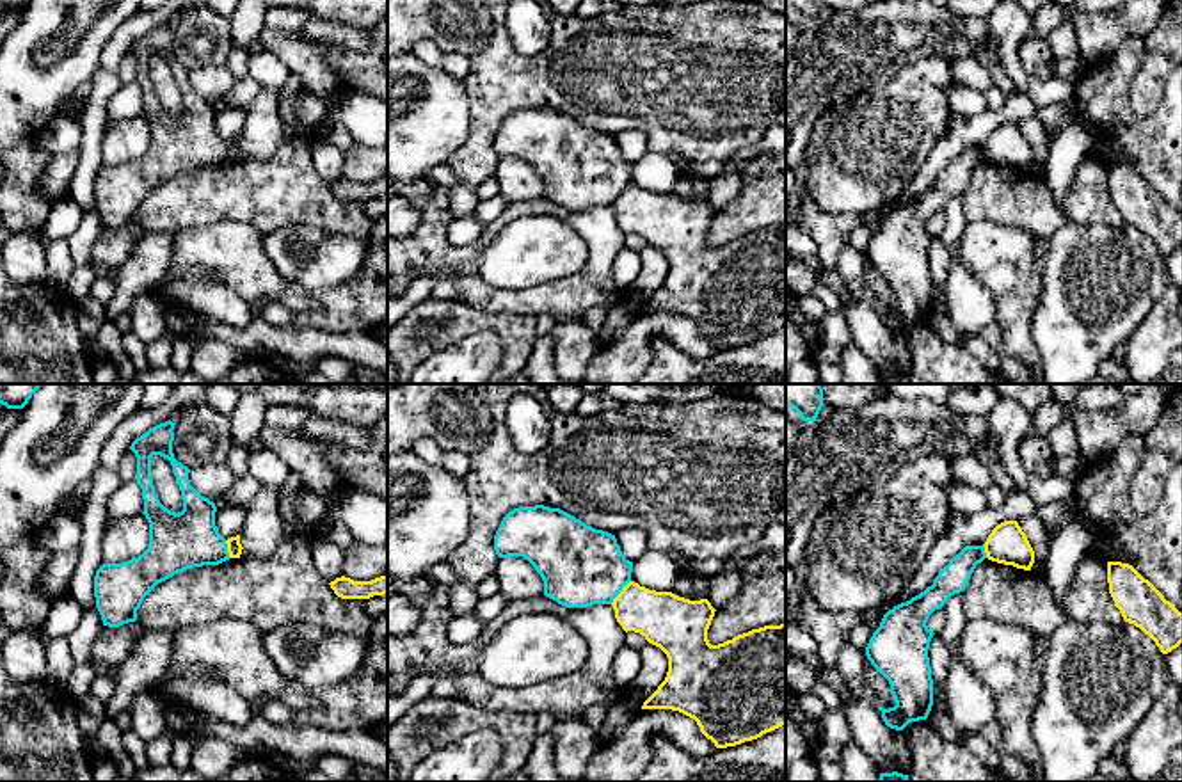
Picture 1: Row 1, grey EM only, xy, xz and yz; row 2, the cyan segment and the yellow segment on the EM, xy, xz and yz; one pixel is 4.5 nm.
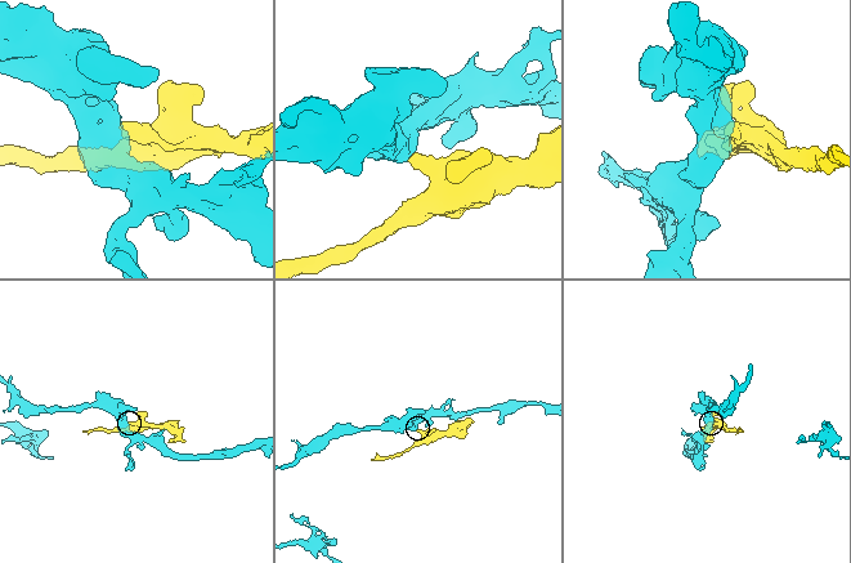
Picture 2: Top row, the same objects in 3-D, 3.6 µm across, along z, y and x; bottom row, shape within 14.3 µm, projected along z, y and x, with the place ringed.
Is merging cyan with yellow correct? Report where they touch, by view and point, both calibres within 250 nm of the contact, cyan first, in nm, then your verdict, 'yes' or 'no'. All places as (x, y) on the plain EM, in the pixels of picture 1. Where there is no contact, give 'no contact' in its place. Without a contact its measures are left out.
xz (621, 192) | 360/260 nm | no

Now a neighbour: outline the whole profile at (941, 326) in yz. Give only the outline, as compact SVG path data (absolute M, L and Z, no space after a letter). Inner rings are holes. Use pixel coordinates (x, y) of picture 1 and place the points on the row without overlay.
M930 313L930 316L928 316L926 322L931 327L931 331L937 336L940 336L942 339L951 341L951 343L962 343L962 345L965 345L963 338L954 332L951 322L946 316L938 316L935 313Z

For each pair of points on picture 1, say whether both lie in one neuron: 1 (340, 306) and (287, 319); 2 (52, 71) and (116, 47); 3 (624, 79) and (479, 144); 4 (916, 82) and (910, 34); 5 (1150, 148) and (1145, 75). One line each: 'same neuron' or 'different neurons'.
1: same neuron
2: different neurons
3: same neuron
4: different neurons
5: different neurons

